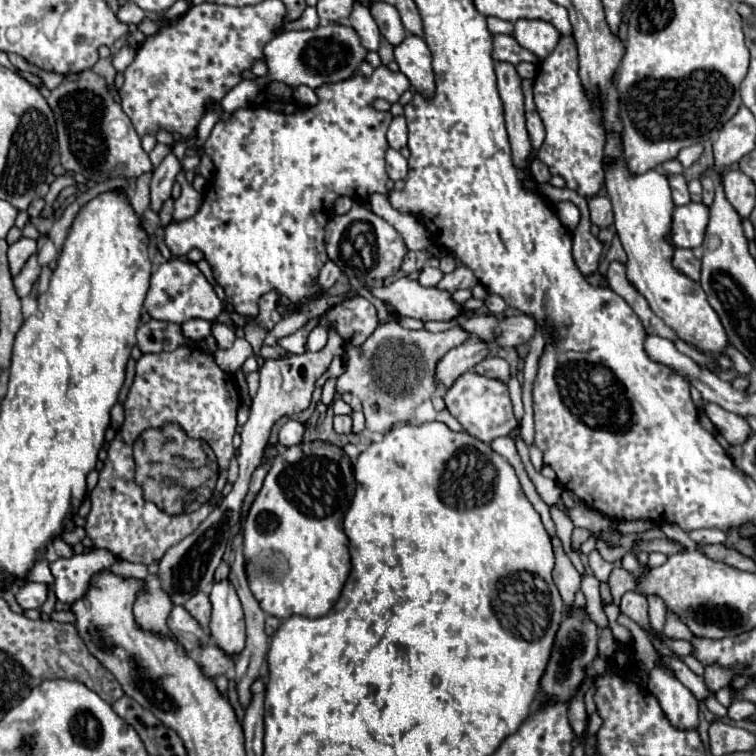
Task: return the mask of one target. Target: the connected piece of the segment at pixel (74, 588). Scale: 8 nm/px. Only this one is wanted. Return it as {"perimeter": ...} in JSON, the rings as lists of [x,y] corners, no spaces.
{"perimeter":[[[93,549],[91,553],[79,553],[69,559],[53,559],[49,561],[49,569],[53,573],[53,589],[59,601],[75,603],[85,597],[91,577],[101,569],[111,567],[115,557],[109,551]]]}

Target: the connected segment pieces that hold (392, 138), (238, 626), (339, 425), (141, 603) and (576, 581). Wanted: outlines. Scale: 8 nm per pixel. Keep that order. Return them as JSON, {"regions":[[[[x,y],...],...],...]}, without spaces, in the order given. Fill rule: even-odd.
{"regions":[[[[393,117],[391,127],[387,131],[387,141],[389,141],[389,147],[393,147],[397,151],[407,145],[407,123],[405,123],[405,117]]],[[[227,579],[213,585],[211,605],[211,637],[219,649],[231,657],[237,657],[245,647],[245,623],[241,601]]],[[[335,415],[333,429],[335,433],[351,433],[351,415]]],[[[153,577],[145,581],[145,587],[137,593],[133,615],[135,623],[143,631],[151,631],[159,637],[167,637],[167,617],[173,609],[173,603],[169,601],[169,593],[161,589],[161,579]]],[[[559,537],[551,539],[553,543],[553,551],[555,551],[555,569],[553,569],[553,579],[559,587],[559,593],[565,601],[565,605],[573,605],[575,593],[579,591],[581,585],[581,575],[579,571],[573,567],[571,559],[567,557],[567,553],[563,551],[563,545],[559,541]]]]}

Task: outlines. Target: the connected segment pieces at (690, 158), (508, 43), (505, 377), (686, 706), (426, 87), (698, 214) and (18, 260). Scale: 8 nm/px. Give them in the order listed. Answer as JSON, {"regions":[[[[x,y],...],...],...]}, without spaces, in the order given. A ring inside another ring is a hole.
{"regions":[[[[699,143],[699,145],[691,145],[691,147],[681,149],[677,159],[683,163],[683,167],[691,167],[701,157],[701,153],[703,153],[703,145]]],[[[493,35],[493,59],[497,61],[507,61],[507,63],[521,63],[521,61],[529,61],[529,63],[539,63],[539,57],[533,55],[531,51],[523,49],[513,35]]],[[[487,357],[483,359],[479,365],[475,365],[475,371],[483,377],[489,377],[489,379],[497,379],[501,383],[509,383],[511,379],[511,369],[509,369],[509,363],[501,357]]],[[[657,665],[647,673],[649,691],[659,699],[669,721],[681,729],[697,729],[699,701],[669,667]]],[[[407,35],[401,45],[393,47],[395,61],[411,81],[411,87],[421,93],[423,97],[433,95],[433,67],[431,67],[431,53],[423,37]]],[[[689,203],[673,209],[667,241],[673,247],[695,249],[703,243],[705,225],[709,221],[709,209],[703,203]]],[[[21,237],[17,243],[13,243],[7,251],[7,259],[9,259],[9,271],[11,275],[15,277],[23,265],[27,263],[27,259],[37,251],[37,241],[35,239],[27,239],[27,237]]]]}

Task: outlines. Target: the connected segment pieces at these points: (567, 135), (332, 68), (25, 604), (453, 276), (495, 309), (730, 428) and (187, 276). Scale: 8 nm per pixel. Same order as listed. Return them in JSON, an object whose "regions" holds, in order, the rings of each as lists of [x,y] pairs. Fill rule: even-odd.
{"regions":[[[[563,35],[555,51],[541,61],[539,75],[533,85],[535,107],[545,125],[547,137],[539,149],[539,159],[549,167],[553,175],[561,175],[567,187],[583,197],[597,195],[605,179],[603,169],[603,145],[605,127],[601,121],[599,101],[587,97],[577,73],[577,45],[571,35]]],[[[337,23],[319,25],[317,29],[279,33],[263,49],[263,59],[269,67],[269,79],[283,81],[289,87],[309,85],[311,89],[353,77],[359,73],[359,65],[365,61],[365,55],[367,49],[361,45],[355,29]]],[[[25,583],[17,589],[15,599],[21,609],[41,609],[47,599],[47,585],[45,583]]],[[[457,267],[453,273],[443,275],[443,279],[437,283],[437,289],[445,289],[449,293],[457,291],[457,289],[471,289],[477,283],[475,275],[467,269],[467,267]]],[[[489,295],[489,297],[485,299],[485,305],[487,305],[489,313],[493,313],[493,315],[501,315],[503,309],[505,309],[505,301],[503,301],[499,295]]],[[[703,403],[703,409],[705,409],[707,417],[711,419],[711,423],[715,425],[717,433],[723,435],[731,445],[739,445],[739,443],[747,441],[751,429],[749,429],[749,423],[741,415],[729,413],[713,403]]],[[[169,259],[159,265],[151,275],[151,287],[145,299],[145,309],[153,319],[171,321],[171,323],[185,323],[189,319],[205,319],[213,321],[223,311],[223,303],[217,297],[213,285],[205,279],[199,267],[191,261]]]]}

